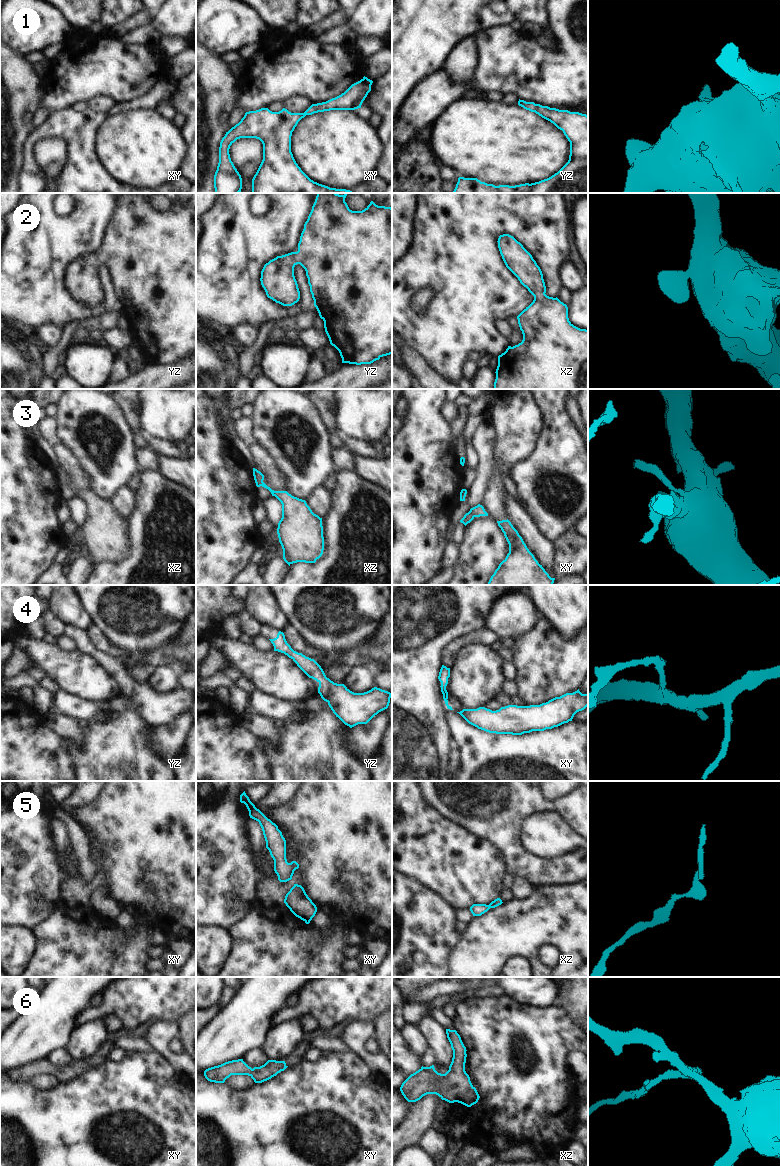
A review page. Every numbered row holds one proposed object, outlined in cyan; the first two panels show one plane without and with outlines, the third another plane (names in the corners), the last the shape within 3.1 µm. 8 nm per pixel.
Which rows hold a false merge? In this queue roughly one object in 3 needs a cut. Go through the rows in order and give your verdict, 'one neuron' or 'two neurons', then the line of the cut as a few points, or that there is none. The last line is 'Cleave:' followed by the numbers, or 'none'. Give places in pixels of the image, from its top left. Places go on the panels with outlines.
1: one neuron | no cut
2: one neuron | no cut
3: one neuron | no cut
4: one neuron | no cut
5: one neuron | no cut
6: one neuron | no cut
Cleave: none

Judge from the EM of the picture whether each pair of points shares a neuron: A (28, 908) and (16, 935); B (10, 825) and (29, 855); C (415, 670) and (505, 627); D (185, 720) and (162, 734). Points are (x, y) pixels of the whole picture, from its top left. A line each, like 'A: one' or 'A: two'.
A: two
B: one
C: two
D: one

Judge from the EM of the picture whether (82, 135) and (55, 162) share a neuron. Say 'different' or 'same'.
same

